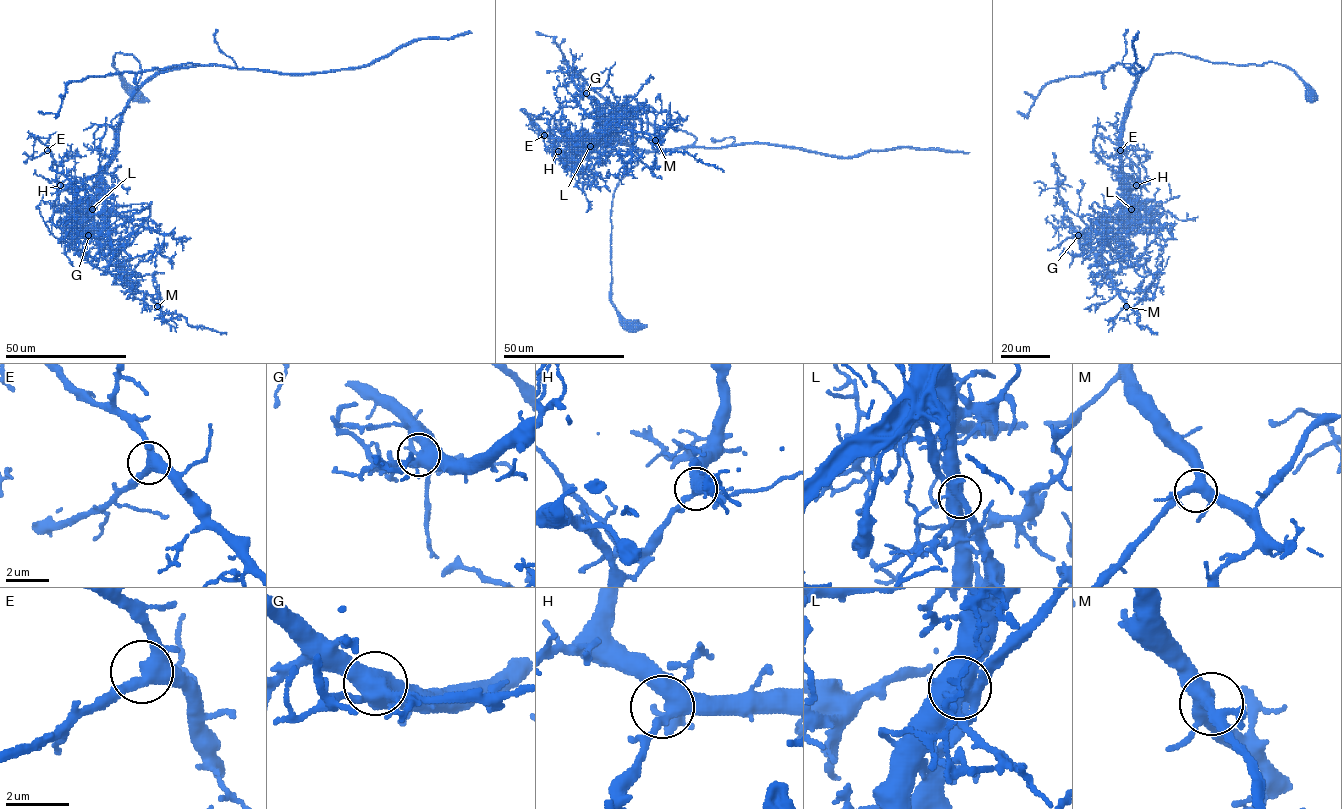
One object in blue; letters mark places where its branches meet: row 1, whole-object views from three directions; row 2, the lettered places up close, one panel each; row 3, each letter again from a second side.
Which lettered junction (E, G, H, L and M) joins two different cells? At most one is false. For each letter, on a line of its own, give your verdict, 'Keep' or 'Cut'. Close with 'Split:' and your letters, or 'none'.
E: Keep
G: Keep
H: Keep
L: Cut
M: Keep
Split: L

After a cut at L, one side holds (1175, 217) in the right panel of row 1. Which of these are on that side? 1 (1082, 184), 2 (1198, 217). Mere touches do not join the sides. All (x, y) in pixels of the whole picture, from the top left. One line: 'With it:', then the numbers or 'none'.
With it: 1, 2

